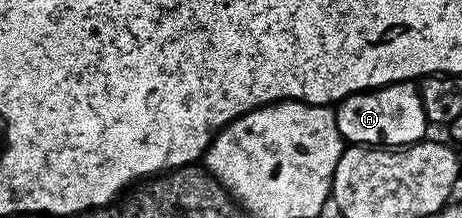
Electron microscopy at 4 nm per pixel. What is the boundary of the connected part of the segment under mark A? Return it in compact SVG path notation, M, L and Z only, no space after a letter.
M399 81L380 89L365 89L362 93L350 95L335 106L334 112L338 131L348 145L403 147L425 140L427 133L424 132L430 129L419 88L410 81Z

